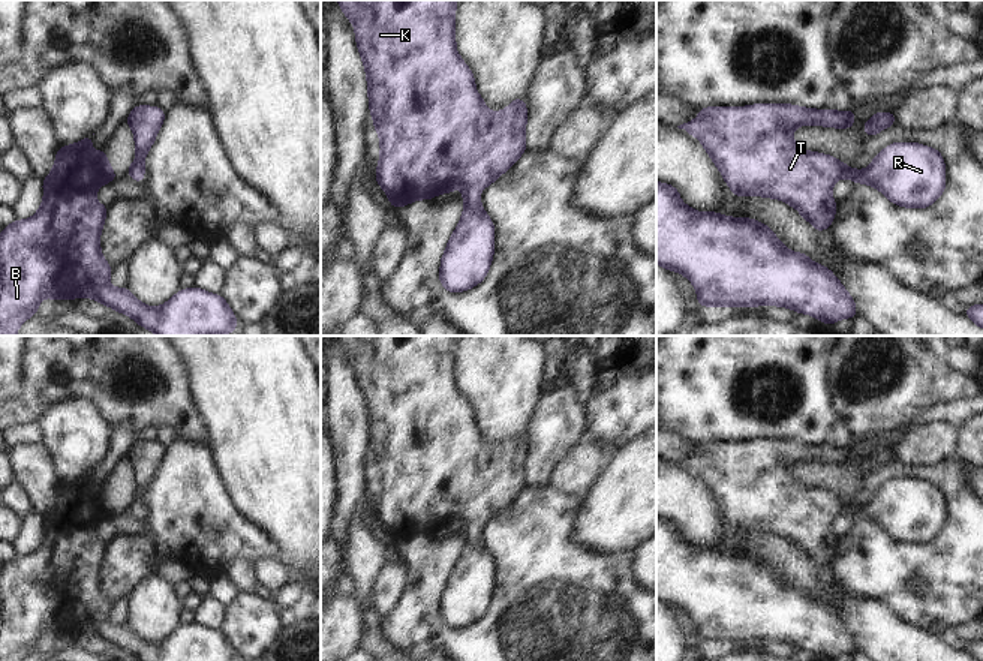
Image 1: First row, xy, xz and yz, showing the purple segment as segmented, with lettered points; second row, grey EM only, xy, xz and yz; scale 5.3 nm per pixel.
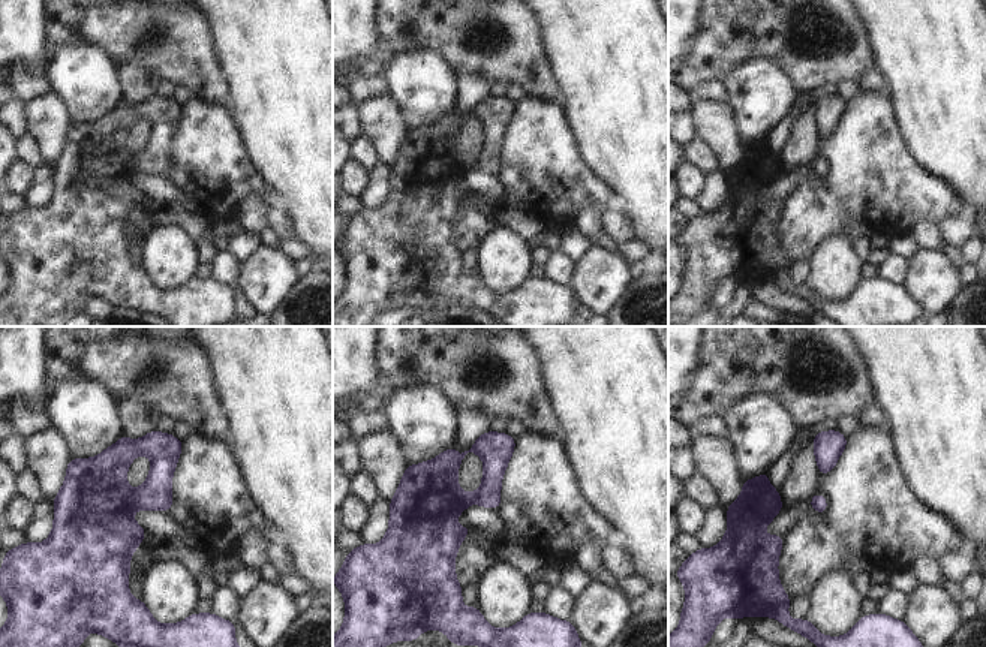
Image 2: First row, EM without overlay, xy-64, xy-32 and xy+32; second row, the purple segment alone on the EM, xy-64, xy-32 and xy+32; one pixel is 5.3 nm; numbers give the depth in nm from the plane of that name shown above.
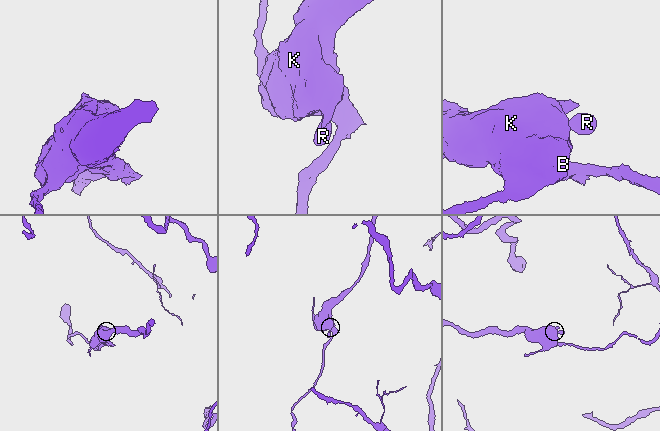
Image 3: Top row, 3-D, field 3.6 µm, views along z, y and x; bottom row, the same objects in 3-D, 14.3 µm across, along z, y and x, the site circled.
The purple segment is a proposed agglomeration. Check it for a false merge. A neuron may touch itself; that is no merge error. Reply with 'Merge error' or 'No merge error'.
No merge error

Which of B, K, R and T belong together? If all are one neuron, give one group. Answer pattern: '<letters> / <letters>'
B K R T

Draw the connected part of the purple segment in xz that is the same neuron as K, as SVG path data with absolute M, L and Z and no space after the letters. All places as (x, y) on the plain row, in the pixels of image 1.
M337 336L337 339L355 363L357 384L361 390L367 409L369 444L375 465L381 475L381 495L375 508L378 520L385 526L393 544L405 543L417 535L432 535L439 529L453 528L456 523L462 523L465 526L462 531L465 546L456 567L447 579L447 586L441 594L439 616L448 628L463 628L466 625L472 625L487 612L494 591L494 561L480 538L480 526L496 517L499 511L509 505L517 495L527 487L524 481L524 463L527 459L527 444L524 441L524 435L512 435L509 442L503 447L490 448L487 445L483 433L475 426L474 409L456 387L454 349L457 336L375 336L372 340L364 340L360 336Z

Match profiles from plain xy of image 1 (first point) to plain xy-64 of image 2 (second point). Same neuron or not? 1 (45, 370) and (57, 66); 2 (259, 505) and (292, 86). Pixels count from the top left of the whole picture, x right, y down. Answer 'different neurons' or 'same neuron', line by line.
1: different neurons
2: same neuron

